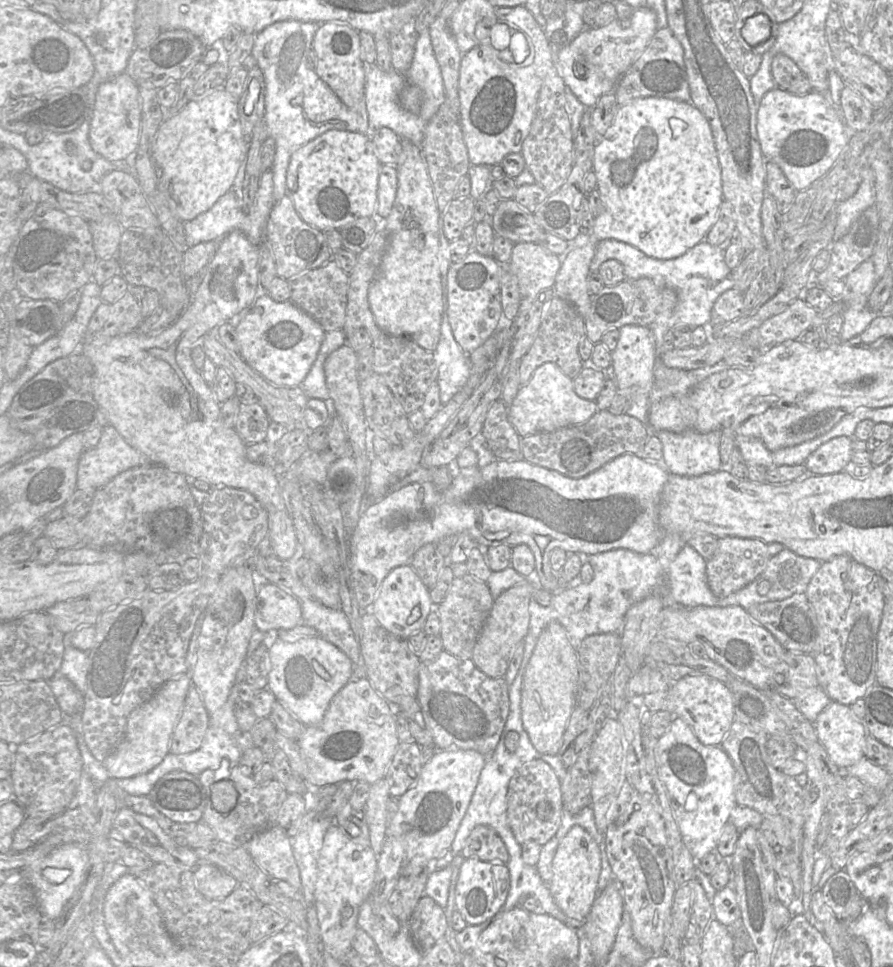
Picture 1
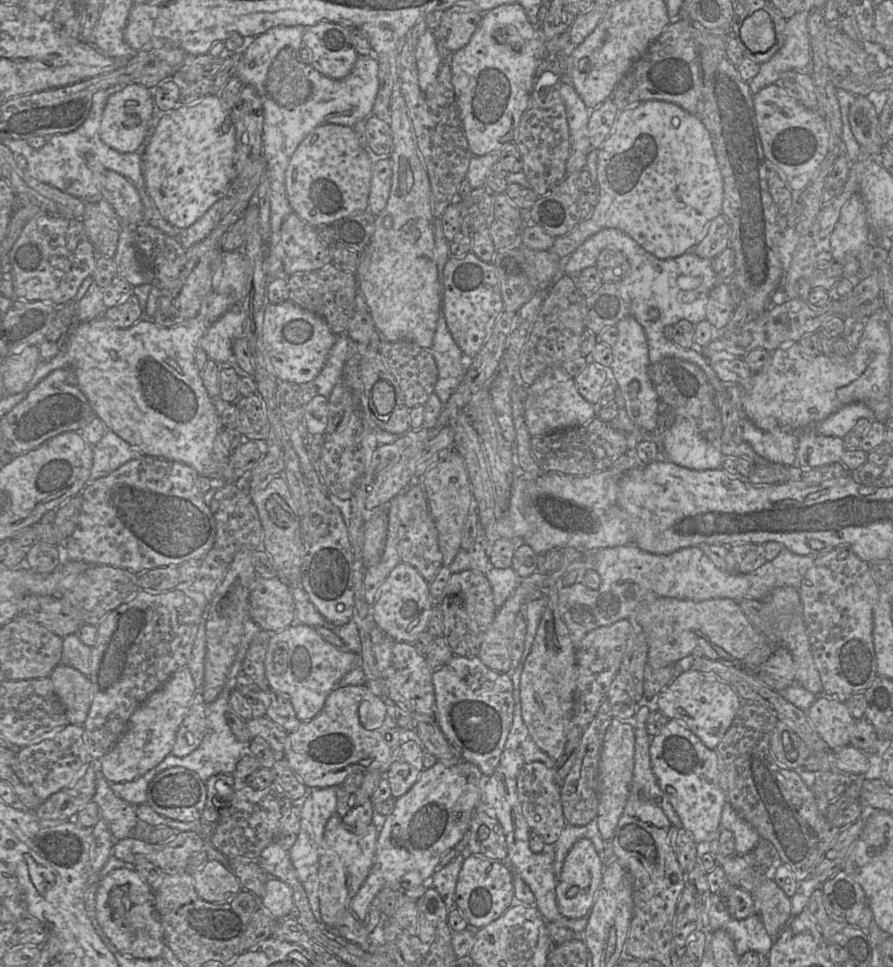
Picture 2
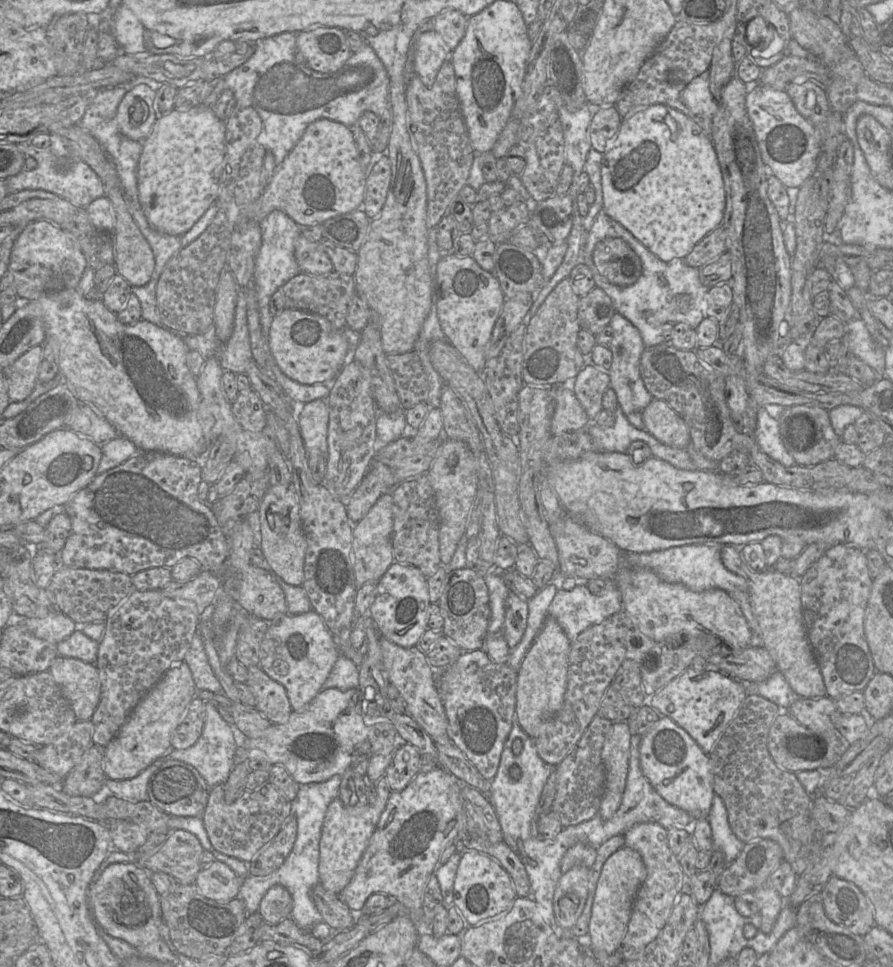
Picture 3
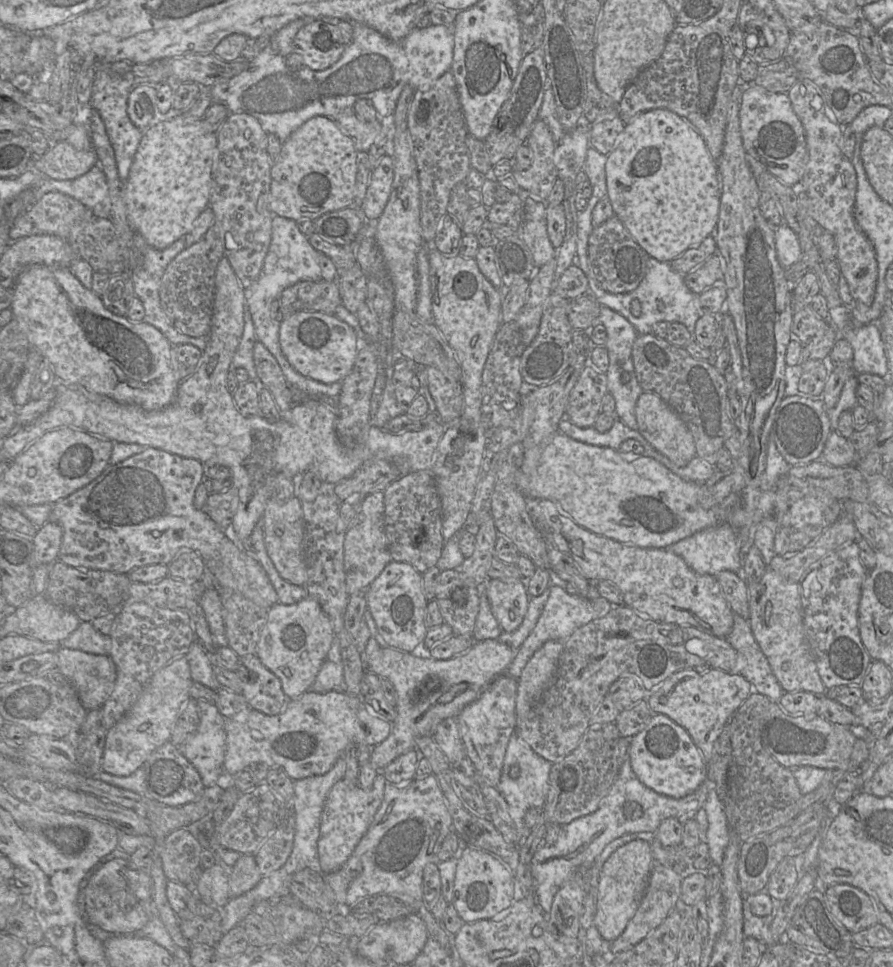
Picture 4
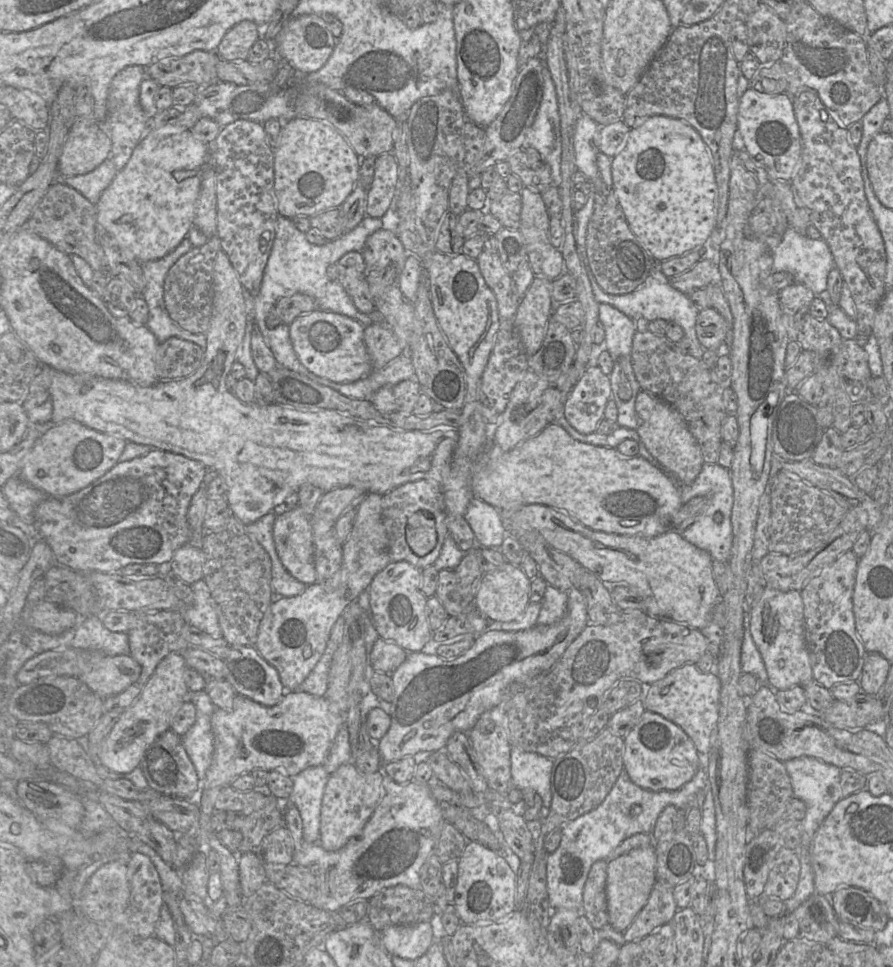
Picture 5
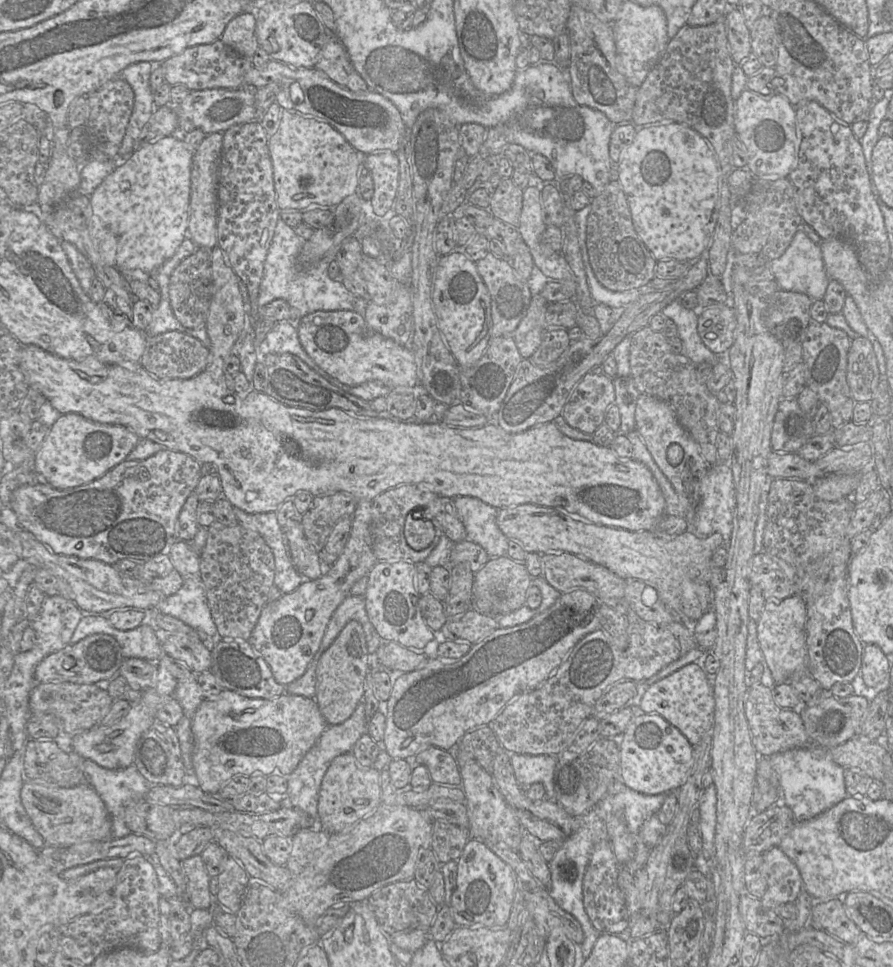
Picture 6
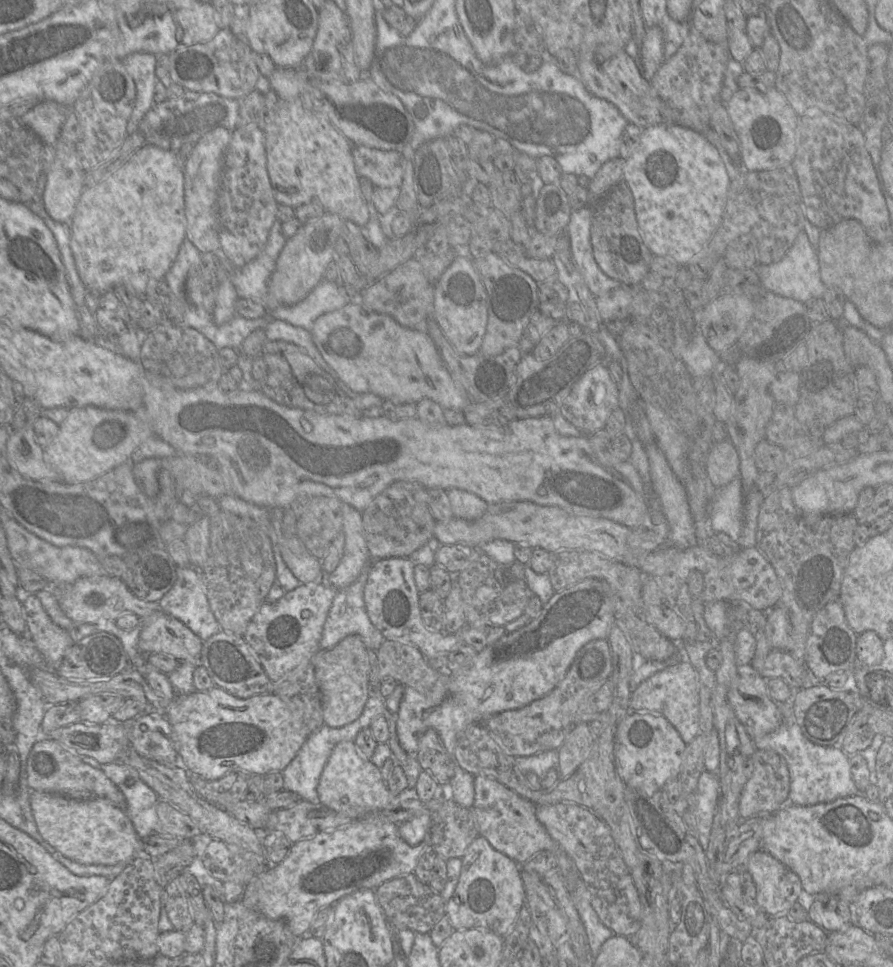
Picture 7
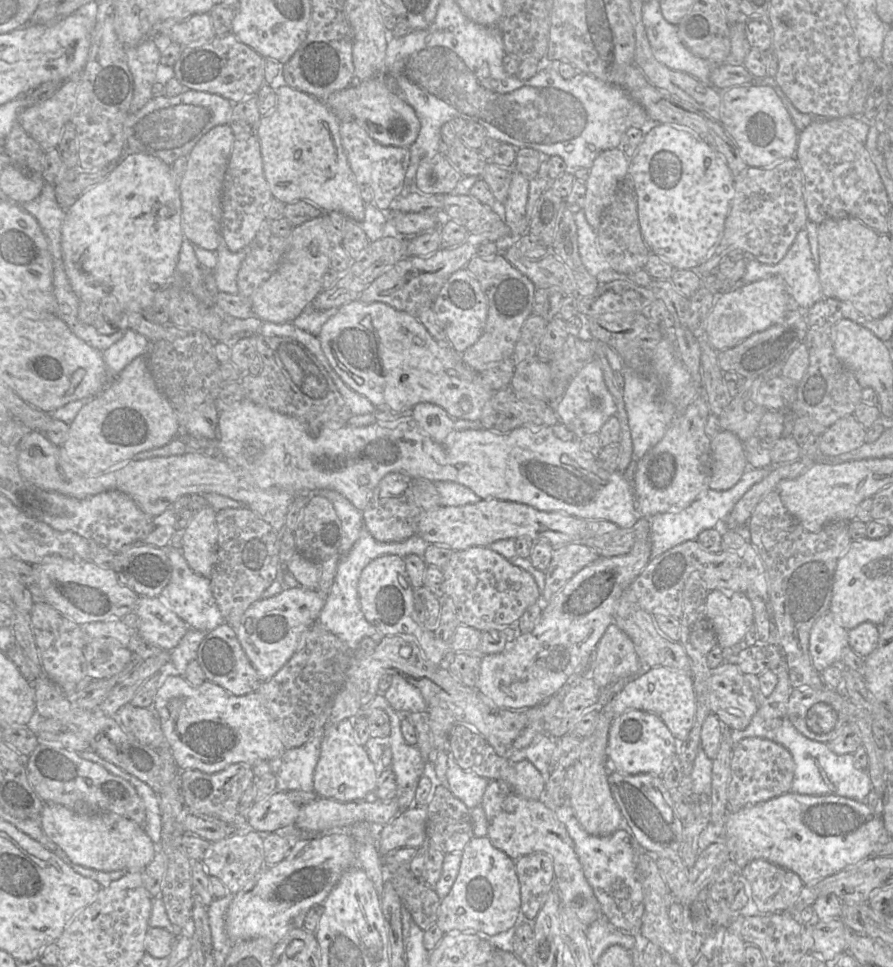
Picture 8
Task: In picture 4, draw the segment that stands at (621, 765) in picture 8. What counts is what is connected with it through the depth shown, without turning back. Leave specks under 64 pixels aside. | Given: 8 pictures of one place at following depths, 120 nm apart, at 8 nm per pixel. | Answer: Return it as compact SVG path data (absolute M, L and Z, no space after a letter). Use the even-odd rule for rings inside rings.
M654 714L645 728L630 739L628 758L645 786L668 797L683 798L707 778L707 763L688 732L664 714Z

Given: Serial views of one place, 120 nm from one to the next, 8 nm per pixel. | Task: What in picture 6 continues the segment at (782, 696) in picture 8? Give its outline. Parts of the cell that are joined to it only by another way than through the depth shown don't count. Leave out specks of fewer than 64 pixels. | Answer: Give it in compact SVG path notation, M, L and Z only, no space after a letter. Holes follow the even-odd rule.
M817 745L795 748L768 757L781 786L781 802L793 812L796 822L814 818L846 798L845 769L835 763L827 749Z

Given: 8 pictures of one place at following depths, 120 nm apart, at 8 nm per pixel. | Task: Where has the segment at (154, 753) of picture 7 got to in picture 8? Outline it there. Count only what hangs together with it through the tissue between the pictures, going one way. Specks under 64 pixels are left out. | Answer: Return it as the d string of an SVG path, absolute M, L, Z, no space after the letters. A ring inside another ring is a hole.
M127 703L118 710L116 717L118 723L142 744L157 748L167 742L159 718L147 708Z

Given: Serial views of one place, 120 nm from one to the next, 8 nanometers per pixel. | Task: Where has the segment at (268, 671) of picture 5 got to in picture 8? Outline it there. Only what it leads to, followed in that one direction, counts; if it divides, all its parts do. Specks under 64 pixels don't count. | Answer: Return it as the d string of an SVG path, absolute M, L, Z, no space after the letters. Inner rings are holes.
M227 622L222 623L201 642L197 651L197 660L208 681L211 681L236 696L256 692L261 684L253 664L243 650L235 629Z

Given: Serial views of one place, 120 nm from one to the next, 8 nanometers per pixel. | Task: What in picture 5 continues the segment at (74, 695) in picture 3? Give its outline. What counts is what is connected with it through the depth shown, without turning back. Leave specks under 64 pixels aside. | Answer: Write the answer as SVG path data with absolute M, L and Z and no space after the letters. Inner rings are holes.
M106 655L91 670L82 672L78 679L105 699L124 691L139 679L140 674L140 664L130 655Z

